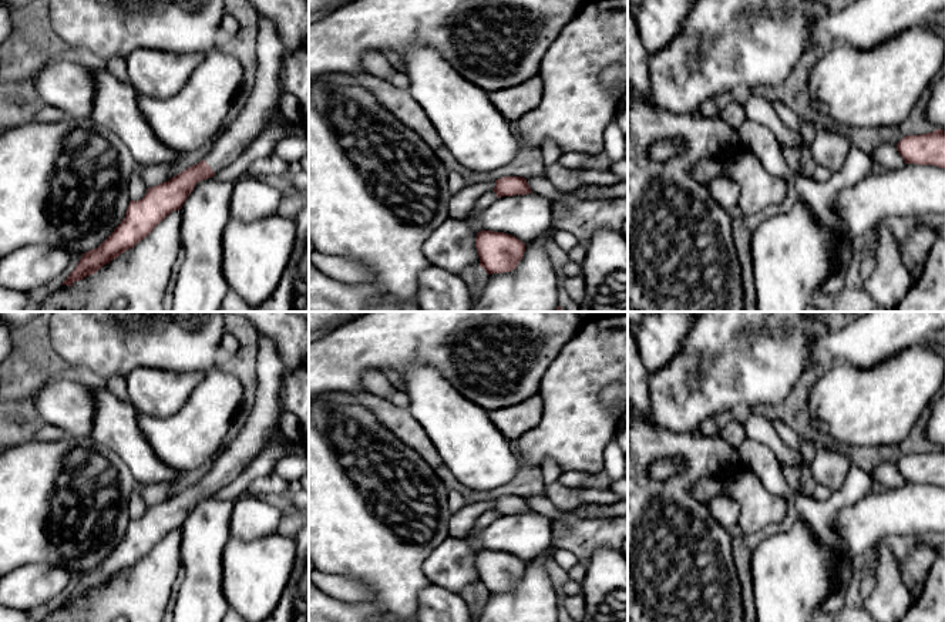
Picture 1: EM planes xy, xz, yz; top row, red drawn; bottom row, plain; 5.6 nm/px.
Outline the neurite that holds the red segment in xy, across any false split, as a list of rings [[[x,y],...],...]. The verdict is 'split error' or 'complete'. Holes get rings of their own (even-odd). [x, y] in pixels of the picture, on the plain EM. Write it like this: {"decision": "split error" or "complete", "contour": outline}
{"decision": "split error", "contour": [[[263,333],[259,337],[256,367],[258,389],[253,410],[241,433],[212,460],[206,477],[169,500],[148,507],[142,518],[130,520],[121,542],[98,566],[83,572],[75,588],[61,603],[73,605],[74,601],[94,594],[104,584],[134,566],[171,531],[182,527],[198,501],[232,484],[269,444],[280,424],[287,367],[276,340]]]}

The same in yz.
{"decision": "complete", "contour": [[[945,450],[921,454],[907,454],[898,463],[897,468],[905,483],[935,484],[945,487]]]}

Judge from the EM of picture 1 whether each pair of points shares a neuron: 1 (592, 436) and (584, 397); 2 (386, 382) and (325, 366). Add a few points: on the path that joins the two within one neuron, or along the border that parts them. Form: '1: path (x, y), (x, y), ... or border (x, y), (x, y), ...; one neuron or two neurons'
1: path (584, 426), (584, 407); one neuron
2: border (396, 372), (367, 370), (362, 377), (362, 386); two neurons

